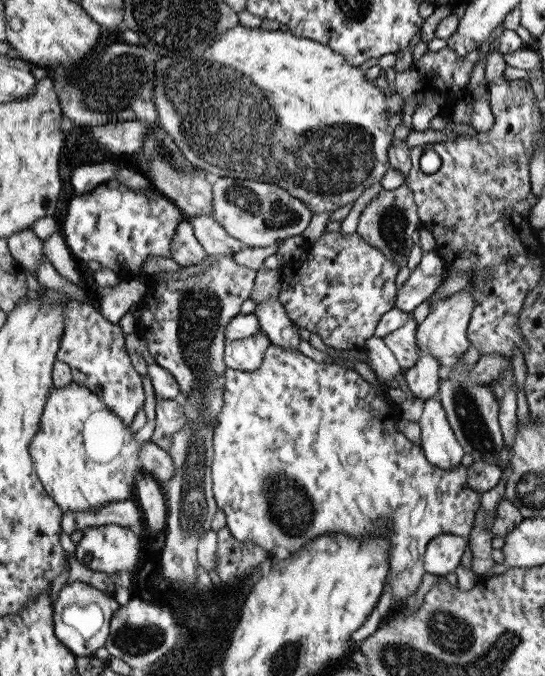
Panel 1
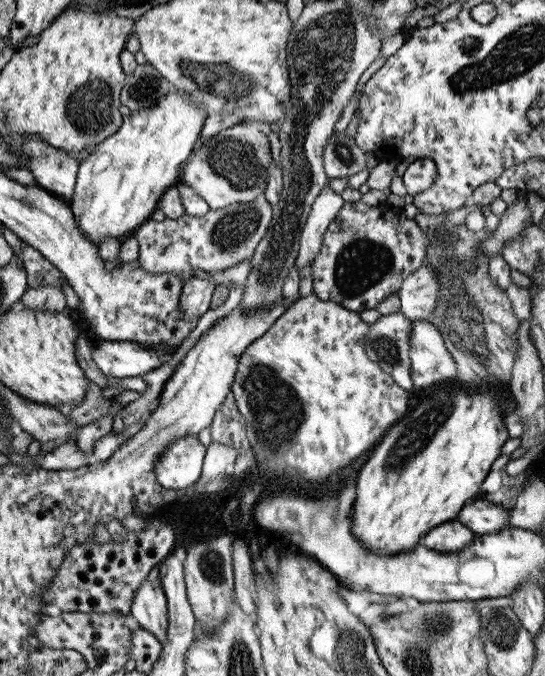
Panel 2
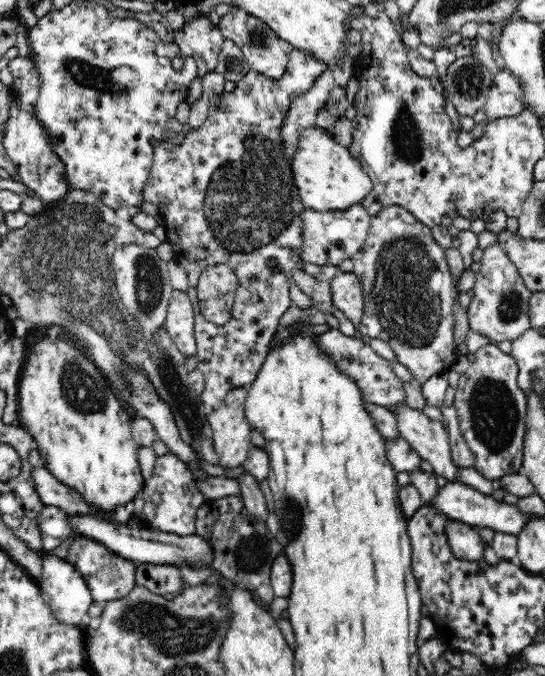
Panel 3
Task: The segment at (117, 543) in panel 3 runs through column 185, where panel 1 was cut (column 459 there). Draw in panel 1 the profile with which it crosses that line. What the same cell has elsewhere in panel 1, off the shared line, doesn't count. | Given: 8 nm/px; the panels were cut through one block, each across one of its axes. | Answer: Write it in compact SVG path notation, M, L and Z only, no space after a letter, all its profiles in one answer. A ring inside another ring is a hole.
M443 533L432 538L424 548L422 555L425 573L443 577L453 573L460 566L466 539L453 533Z

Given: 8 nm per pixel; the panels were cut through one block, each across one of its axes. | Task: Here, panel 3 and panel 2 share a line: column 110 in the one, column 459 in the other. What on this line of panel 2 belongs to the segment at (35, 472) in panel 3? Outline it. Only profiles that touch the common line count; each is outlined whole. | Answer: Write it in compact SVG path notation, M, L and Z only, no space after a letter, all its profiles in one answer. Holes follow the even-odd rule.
M485 500L468 502L456 516L459 523L466 526L473 535L497 532L509 525L510 512L501 505Z

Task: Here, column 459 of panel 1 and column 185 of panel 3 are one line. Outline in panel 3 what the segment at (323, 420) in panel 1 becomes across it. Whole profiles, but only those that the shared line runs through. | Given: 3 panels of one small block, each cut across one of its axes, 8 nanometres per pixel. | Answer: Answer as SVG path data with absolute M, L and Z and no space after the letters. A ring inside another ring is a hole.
M166 454L156 460L153 476L142 488L144 504L142 514L145 525L153 530L186 536L194 534L198 522L195 518L196 511L205 500L198 489L194 487L192 470L187 464L172 454Z

